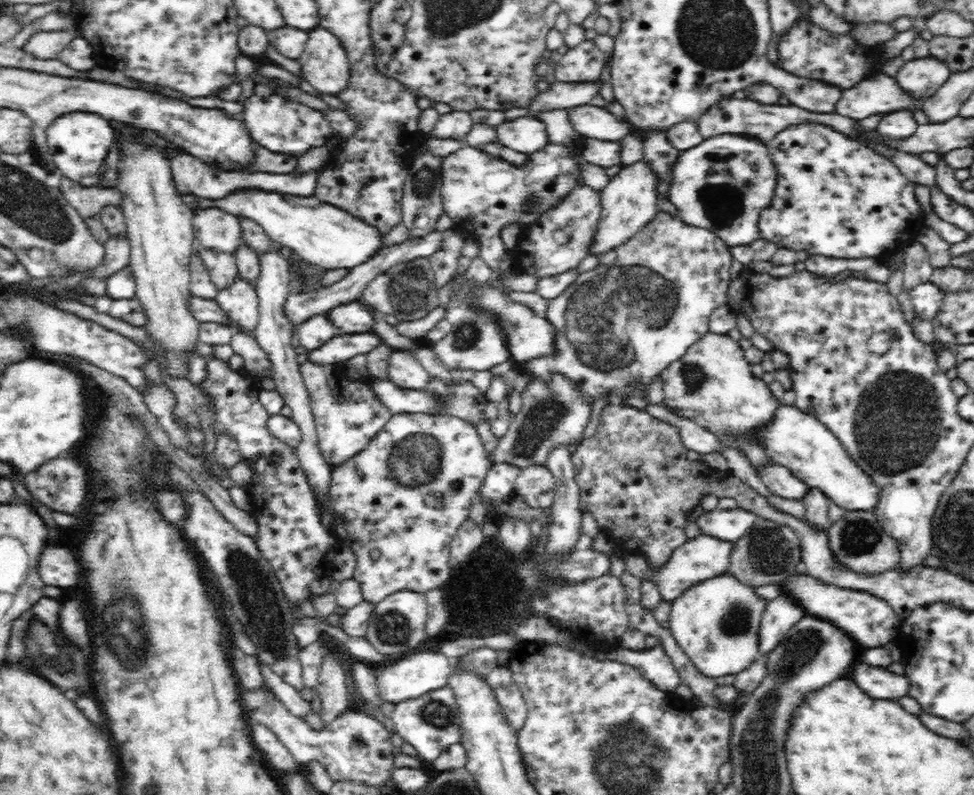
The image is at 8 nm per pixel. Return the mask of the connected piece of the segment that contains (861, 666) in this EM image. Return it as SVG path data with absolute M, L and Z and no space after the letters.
M858 660L849 675L852 675L856 684L874 699L898 701L903 696L909 696L911 684L904 674L873 667Z

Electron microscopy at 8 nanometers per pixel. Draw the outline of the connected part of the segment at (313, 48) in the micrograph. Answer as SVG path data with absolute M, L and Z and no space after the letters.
M321 27L307 35L304 53L297 60L303 80L321 94L337 95L344 91L350 83L351 66L339 38Z

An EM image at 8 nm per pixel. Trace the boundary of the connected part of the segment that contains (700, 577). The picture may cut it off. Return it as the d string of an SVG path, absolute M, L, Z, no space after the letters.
M702 533L698 538L689 540L674 550L673 554L670 555L669 562L665 563L664 566L655 570L655 567L650 567L648 564L648 574L644 576L644 579L656 583L662 601L671 603L678 599L685 590L693 587L694 584L726 573L730 566L732 552L732 541L722 541Z

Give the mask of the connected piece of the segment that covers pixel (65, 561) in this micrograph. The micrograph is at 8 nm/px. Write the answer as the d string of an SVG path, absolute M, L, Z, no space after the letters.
M56 543L47 544L42 548L41 558L38 560L38 575L48 586L60 589L74 586L80 580L80 566L82 562L68 549Z

